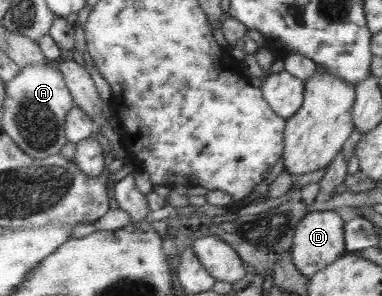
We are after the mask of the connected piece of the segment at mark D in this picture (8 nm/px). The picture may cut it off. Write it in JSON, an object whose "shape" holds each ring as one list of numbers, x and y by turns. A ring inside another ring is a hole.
{"shape":[[334,209,310,212,298,222,291,248,291,261,300,273,310,278,346,253,344,225,344,221]]}

